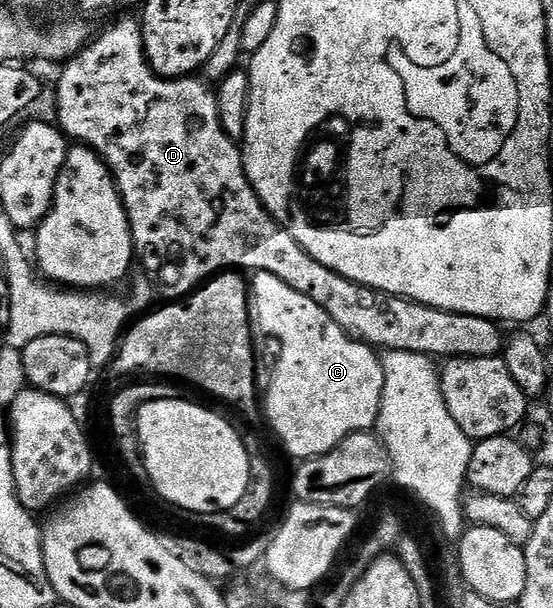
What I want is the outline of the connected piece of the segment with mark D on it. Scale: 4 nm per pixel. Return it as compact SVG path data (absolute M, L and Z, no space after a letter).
M139 19L114 21L97 40L96 37L89 39L86 47L61 68L64 69L61 70L60 81L56 84L55 123L60 131L68 137L69 141L79 142L83 147L92 149L108 165L108 170L116 182L116 189L120 192L124 209L128 211L135 259L138 261L139 267L141 264L148 271L149 278L147 277L147 279L153 285L156 283L168 295L168 298L187 297L189 293L201 287L209 278L225 270L245 270L244 268L249 268L249 273L252 274L269 272L278 278L282 278L282 282L286 282L286 286L298 290L298 294L306 294L306 298L310 298L310 302L318 302L318 306L322 306L322 310L326 310L326 314L330 314L330 318L334 318L334 322L338 322L338 326L342 326L342 330L346 335L354 340L364 341L365 344L373 349L390 352L413 352L414 354L422 354L433 358L451 358L453 356L490 358L491 356L500 356L503 353L506 336L505 333L500 333L501 325L497 321L478 318L477 316L463 316L457 312L431 308L425 304L420 304L417 300L406 300L403 296L392 296L389 292L379 292L377 288L367 288L365 284L359 284L350 278L342 278L342 274L322 266L322 262L314 262L314 258L310 258L310 254L306 254L306 250L302 250L302 246L298 246L298 242L294 242L294 238L266 211L264 203L258 198L258 194L248 180L248 175L244 169L244 154L241 145L237 141L230 139L226 134L226 130L222 130L213 85L204 78L164 79L160 77L149 66L148 59L144 53L144 30Z

